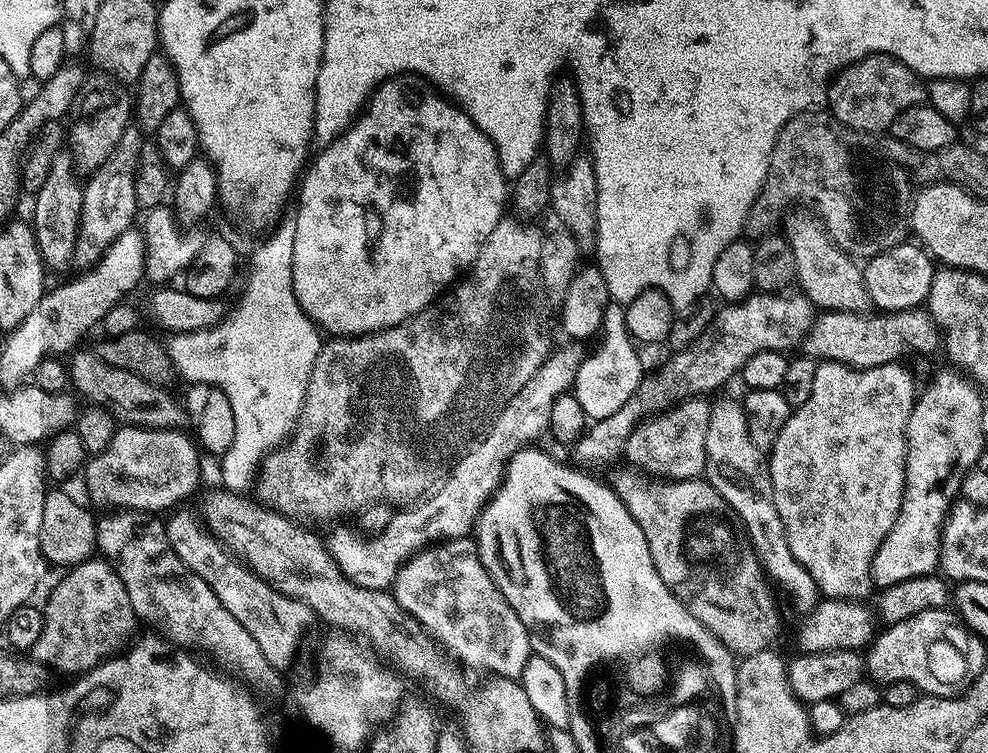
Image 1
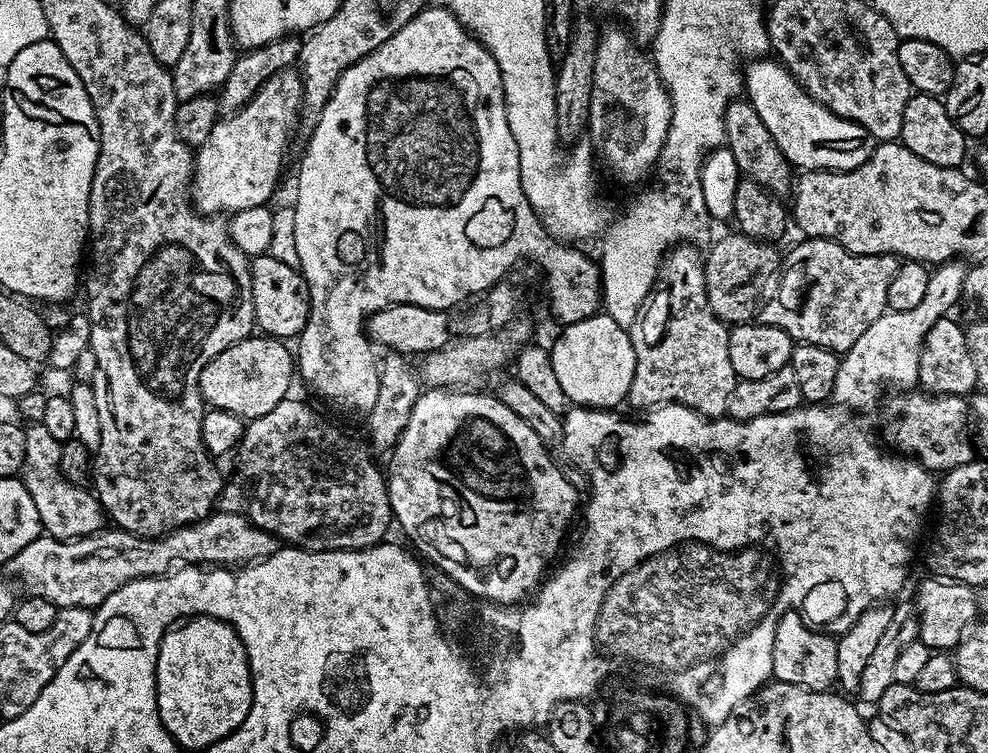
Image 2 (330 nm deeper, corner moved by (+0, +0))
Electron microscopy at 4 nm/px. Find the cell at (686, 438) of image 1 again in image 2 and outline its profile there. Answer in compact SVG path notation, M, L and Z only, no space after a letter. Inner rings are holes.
M678 244L669 251L665 256L663 264L660 265L660 275L656 281L656 285L652 287L652 291L648 293L647 298L642 302L642 306L638 310L638 314L634 318L630 333L634 348L634 358L637 359L637 365L634 366L633 381L630 382L630 388L627 396L627 403L632 403L634 407L640 408L636 410L647 410L669 402L684 404L687 408L692 408L695 412L699 412L701 416L709 418L720 418L727 413L728 399L730 394L734 394L734 386L737 377L734 374L734 366L730 366L730 342L728 341L729 325L723 324L714 314L714 310L710 310L710 302L706 298L706 278L704 277L704 256L699 247L691 244Z

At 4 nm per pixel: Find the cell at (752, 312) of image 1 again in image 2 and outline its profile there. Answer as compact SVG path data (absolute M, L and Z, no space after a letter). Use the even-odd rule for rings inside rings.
M833 240L801 241L789 256L787 253L783 257L782 271L774 284L776 293L763 301L759 323L786 330L793 342L826 346L843 354L886 311L890 282L901 261L895 256L856 256Z

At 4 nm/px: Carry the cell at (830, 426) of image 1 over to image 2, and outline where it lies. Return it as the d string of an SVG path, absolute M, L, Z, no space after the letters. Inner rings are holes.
M960 262L939 265L930 275L926 298L922 298L919 306L905 312L886 310L876 319L874 326L867 328L866 334L862 334L862 338L858 338L858 342L840 356L838 378L834 378L832 391L832 400L837 405L849 410L868 408L880 395L885 395L887 384L892 390L912 390L919 385L918 358L922 354L922 342L930 326L945 319L951 313L948 311L962 300L965 271L965 265Z

